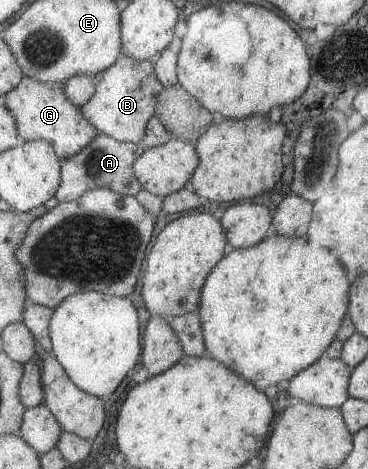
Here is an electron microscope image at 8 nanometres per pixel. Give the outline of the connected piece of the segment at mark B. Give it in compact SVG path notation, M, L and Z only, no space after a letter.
M124 53L109 69L94 76L97 82L95 97L83 107L83 113L101 134L122 142L141 144L148 132L148 123L156 115L159 95L163 92L153 60L138 60Z

